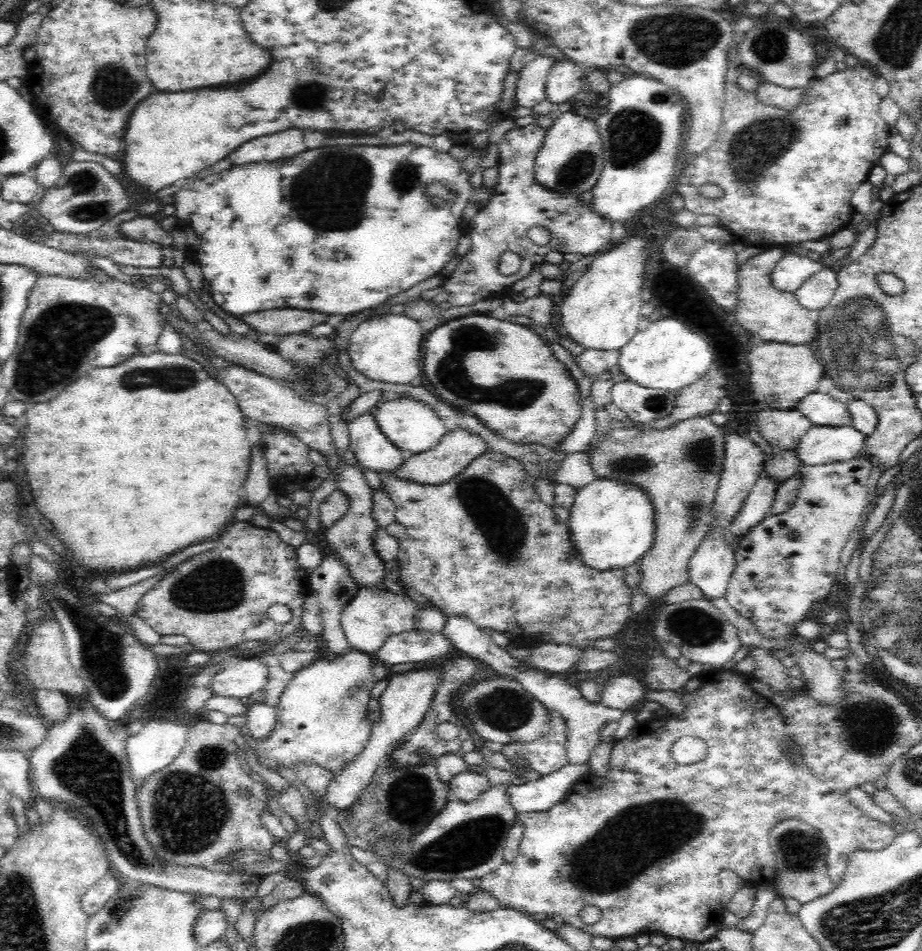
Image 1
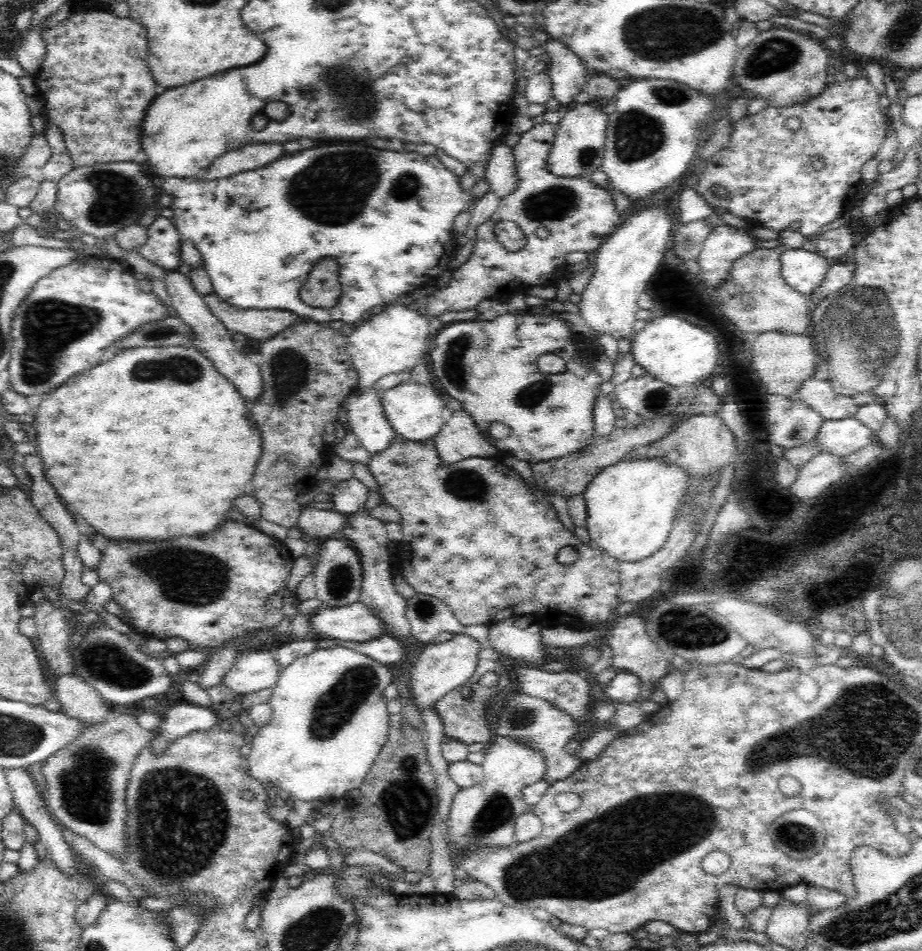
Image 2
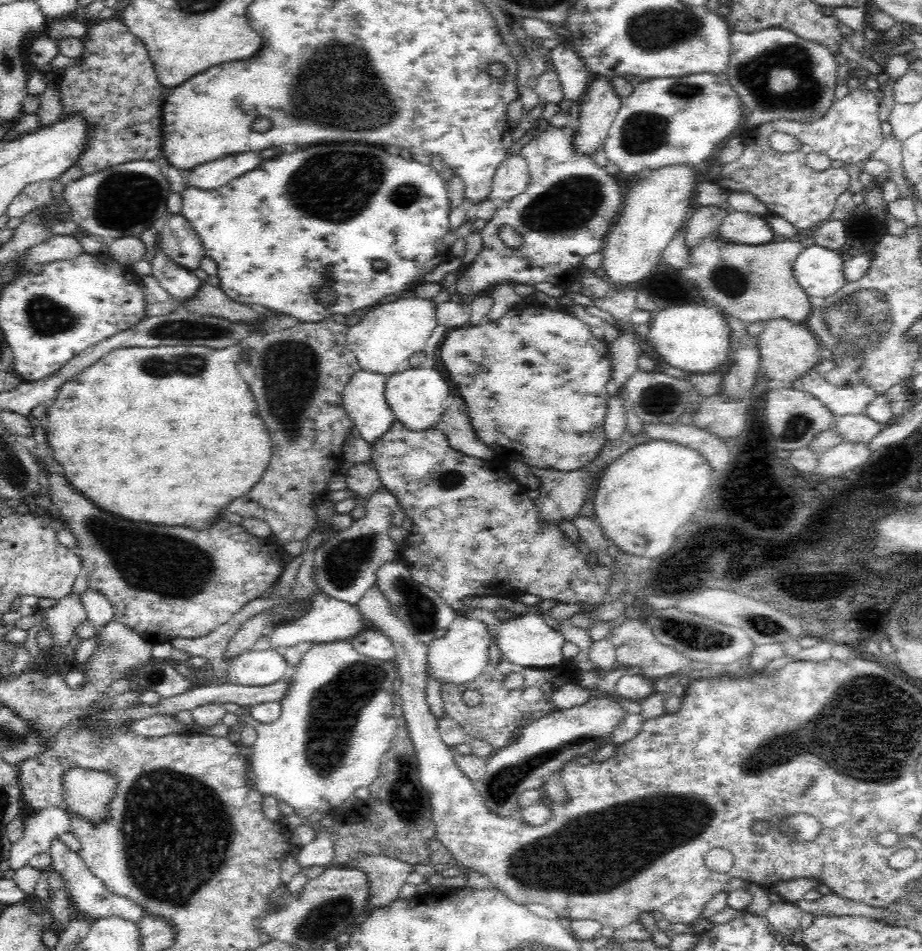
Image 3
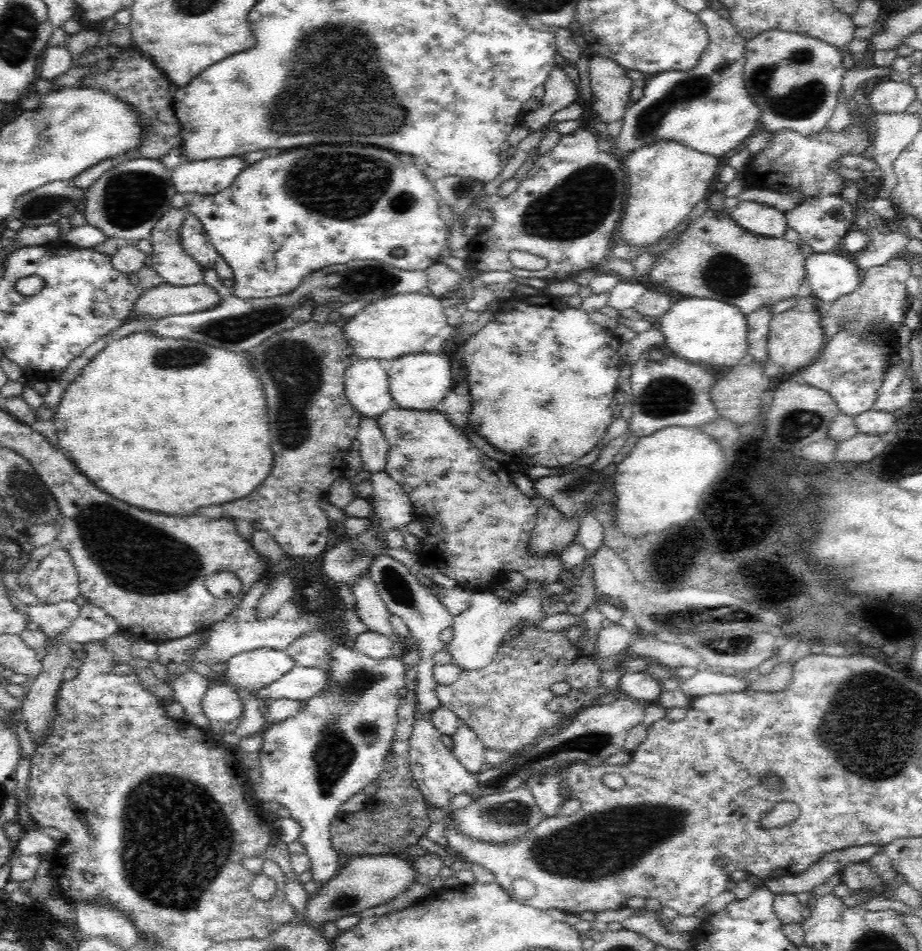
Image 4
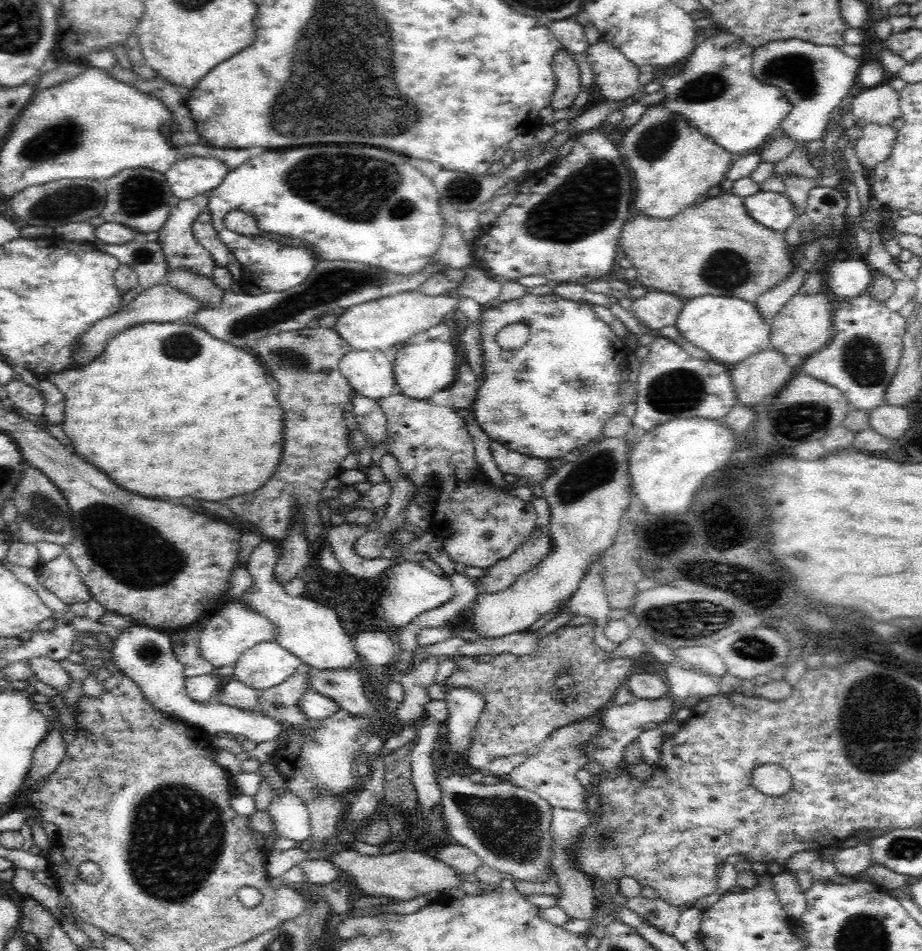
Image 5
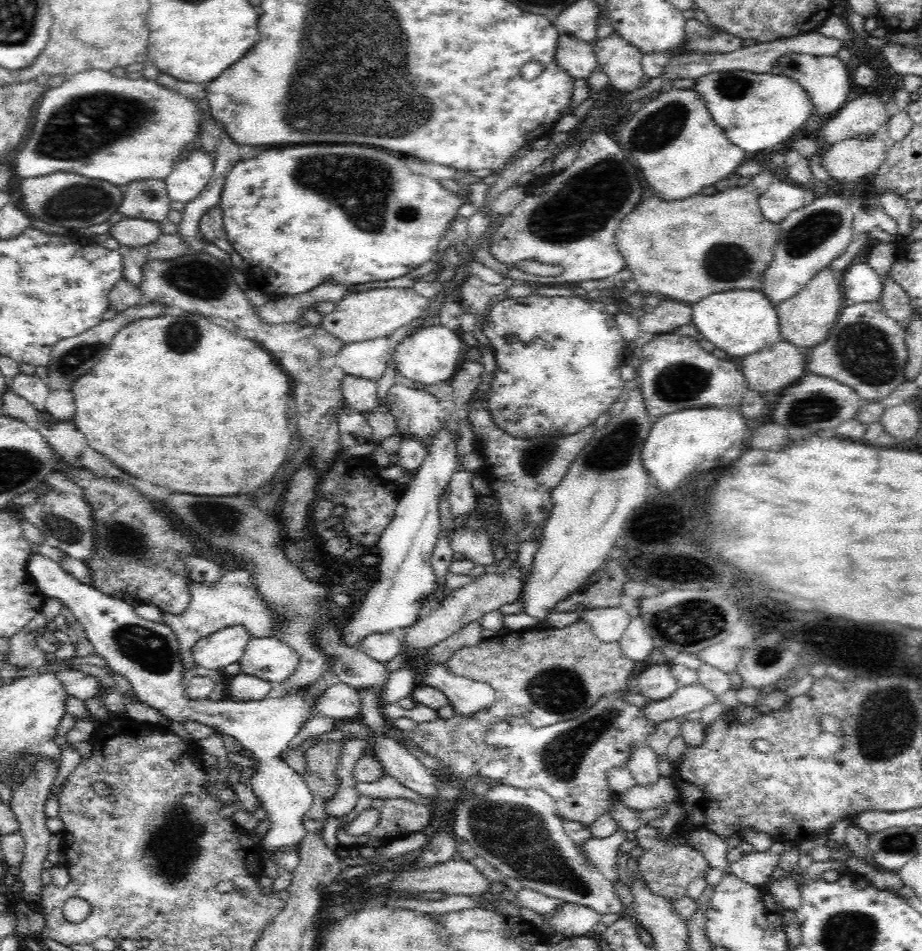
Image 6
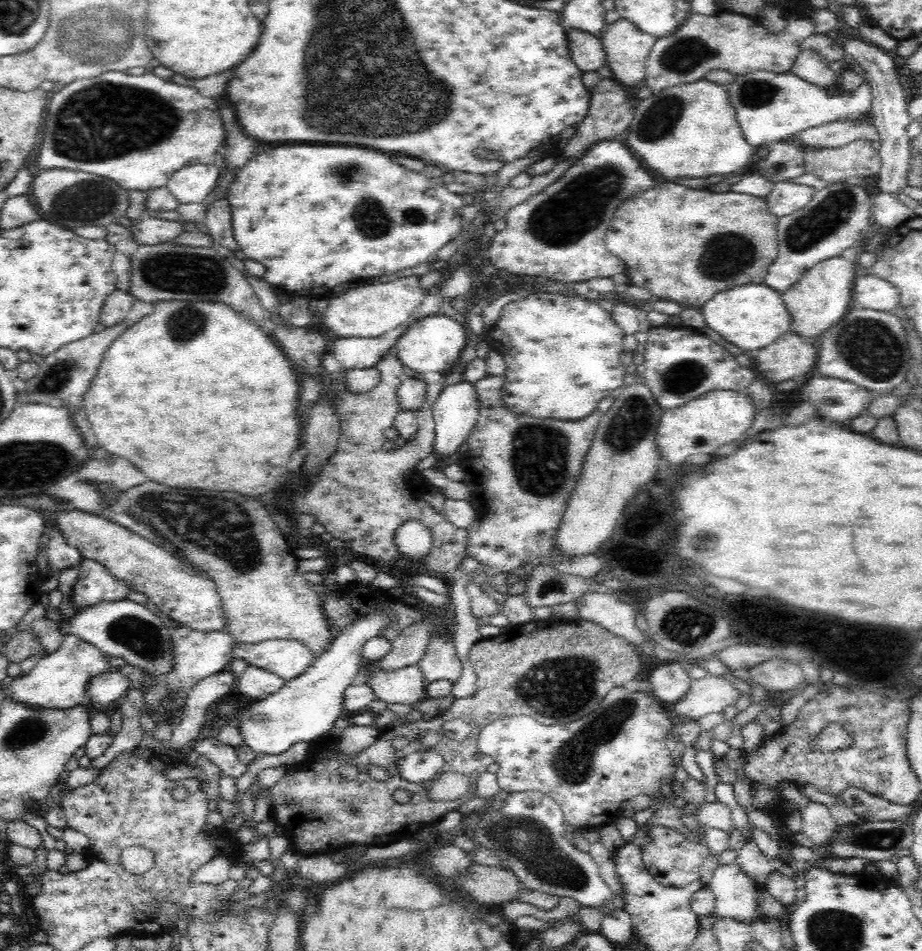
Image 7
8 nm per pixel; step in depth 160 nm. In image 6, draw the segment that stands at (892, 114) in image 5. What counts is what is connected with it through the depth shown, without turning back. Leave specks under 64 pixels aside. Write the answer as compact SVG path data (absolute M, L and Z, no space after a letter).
M880 94L862 95L847 102L837 113L828 117L816 130L816 136L828 144L856 138L859 134L872 134L888 122L892 106Z

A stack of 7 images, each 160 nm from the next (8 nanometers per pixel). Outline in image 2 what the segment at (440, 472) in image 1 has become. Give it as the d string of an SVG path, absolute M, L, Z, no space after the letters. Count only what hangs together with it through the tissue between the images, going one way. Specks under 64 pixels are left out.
M464 409L454 411L433 440L442 463L450 466L465 458L499 455L499 449L486 441L470 413Z

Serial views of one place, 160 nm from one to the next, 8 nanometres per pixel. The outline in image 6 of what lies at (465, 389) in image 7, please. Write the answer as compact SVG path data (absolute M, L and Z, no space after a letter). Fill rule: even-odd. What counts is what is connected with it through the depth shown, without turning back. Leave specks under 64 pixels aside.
M442 427L441 429L437 430L437 433L435 434L436 436L434 436L434 440L432 440L432 442L427 447L428 452L427 452L426 458L424 459L424 462L422 463L422 466L420 466L420 468L415 472L414 476L412 477L412 480L407 484L407 488L406 488L404 494L402 494L402 496L400 497L400 500L398 500L398 504L396 504L396 510L394 512L393 518L390 521L390 524L384 529L384 532L382 533L382 536L380 537L380 540L378 541L377 548L376 548L376 554L379 557L379 564L380 564L379 579L372 585L371 589L367 593L366 599L363 601L362 608L360 608L360 610L357 610L353 614L352 618L350 618L350 620L348 620L348 623L344 624L344 626L342 626L342 628L340 628L340 630L342 630L342 639L344 639L344 643L346 643L346 646L348 646L348 647L354 647L354 648L358 649L359 647L361 647L361 643L363 642L365 637L369 636L370 634L390 633L390 632L392 632L392 630L394 630L394 628L405 628L407 626L410 626L413 622L416 622L419 619L418 618L418 611L420 610L420 608L422 608L422 604L426 601L426 597L437 587L436 573L434 572L434 569L432 568L431 560L432 560L432 552L434 550L435 544L437 543L437 540L438 540L438 537L440 534L440 512L438 511L438 502L440 502L440 496L443 494L443 490L449 485L450 480L452 480L451 476L458 470L458 469L456 469L457 461L458 461L458 458L456 457L456 442L457 442L457 440L455 438L453 438L452 433L450 433L451 431L455 431L455 429L450 430L450 429L448 429L448 427ZM38 552L26 558L24 568L44 597L57 598L71 610L79 624L84 626L82 632L88 635L94 653L106 660L113 673L124 676L132 683L138 701L157 709L170 720L183 724L187 720L194 720L230 734L244 749L252 751L254 758L258 759L258 766L248 787L260 800L271 822L269 831L259 842L259 848L273 853L284 846L300 846L307 834L303 818L313 804L312 791L304 783L303 777L280 754L310 720L310 714L319 712L317 707L322 690L316 693L314 688L318 684L314 683L305 689L298 687L279 691L280 696L258 701L192 701L188 699L185 685L182 684L185 671L182 654L179 641L170 626L141 618L129 601L104 594L92 584L78 581L70 572L64 571L59 563Z

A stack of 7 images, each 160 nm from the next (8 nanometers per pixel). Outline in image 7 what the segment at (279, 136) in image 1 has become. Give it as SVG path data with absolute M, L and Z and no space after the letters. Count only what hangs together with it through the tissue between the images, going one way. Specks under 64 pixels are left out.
M193 162L178 170L167 181L167 188L182 204L204 202L217 188L220 176L219 169L212 162Z

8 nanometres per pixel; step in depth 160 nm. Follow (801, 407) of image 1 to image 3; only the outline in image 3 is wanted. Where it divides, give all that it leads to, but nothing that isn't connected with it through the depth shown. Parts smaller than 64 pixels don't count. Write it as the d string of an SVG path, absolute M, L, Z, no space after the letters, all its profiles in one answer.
M821 359L814 368L798 379L797 386L818 397L836 417L864 413L877 392L868 383L838 385L830 381L828 374L836 368L834 359Z

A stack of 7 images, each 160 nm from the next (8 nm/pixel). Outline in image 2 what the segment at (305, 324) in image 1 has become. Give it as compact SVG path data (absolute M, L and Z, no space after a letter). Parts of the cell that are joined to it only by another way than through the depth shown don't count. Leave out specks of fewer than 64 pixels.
M215 293L204 297L210 312L224 323L231 333L246 335L249 339L265 340L282 332L287 326L303 322L289 311L270 309L241 309L220 299Z

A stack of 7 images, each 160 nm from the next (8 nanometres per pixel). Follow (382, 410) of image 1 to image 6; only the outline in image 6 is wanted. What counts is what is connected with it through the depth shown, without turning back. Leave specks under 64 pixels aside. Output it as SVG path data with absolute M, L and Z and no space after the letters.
M434 324L423 326L405 336L396 347L393 360L402 376L422 384L435 385L436 382L447 382L456 374L459 365L468 356L468 350L459 331L450 327Z

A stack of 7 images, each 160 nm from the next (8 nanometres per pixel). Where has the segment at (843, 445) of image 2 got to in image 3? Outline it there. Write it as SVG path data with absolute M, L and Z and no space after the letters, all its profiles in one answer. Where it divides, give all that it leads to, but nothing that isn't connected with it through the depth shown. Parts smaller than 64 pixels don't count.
M865 413L848 414L836 417L833 426L844 437L844 442L870 443L876 436L882 433L885 426L874 421Z

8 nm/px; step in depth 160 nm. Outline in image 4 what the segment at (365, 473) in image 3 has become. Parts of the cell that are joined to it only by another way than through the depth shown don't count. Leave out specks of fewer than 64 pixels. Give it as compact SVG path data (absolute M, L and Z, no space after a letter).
M361 416L359 433L357 439L360 441L360 457L363 470L372 473L385 470L387 464L388 442L378 425L377 419Z

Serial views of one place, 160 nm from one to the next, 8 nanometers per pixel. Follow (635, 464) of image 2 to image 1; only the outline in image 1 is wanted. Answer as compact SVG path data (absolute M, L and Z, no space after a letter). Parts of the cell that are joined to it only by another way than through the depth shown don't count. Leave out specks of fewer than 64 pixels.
M596 478L577 490L570 508L570 539L576 558L596 570L615 569L637 564L652 548L656 536L656 509L640 485L618 479Z

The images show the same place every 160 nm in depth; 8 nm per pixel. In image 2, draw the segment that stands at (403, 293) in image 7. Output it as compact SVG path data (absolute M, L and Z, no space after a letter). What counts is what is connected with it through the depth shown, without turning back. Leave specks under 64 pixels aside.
M386 306L386 310L371 315L364 324L356 327L346 341L346 350L359 372L355 390L368 390L382 377L414 368L422 358L427 358L430 339L434 334L429 319L428 314L423 315L406 306Z

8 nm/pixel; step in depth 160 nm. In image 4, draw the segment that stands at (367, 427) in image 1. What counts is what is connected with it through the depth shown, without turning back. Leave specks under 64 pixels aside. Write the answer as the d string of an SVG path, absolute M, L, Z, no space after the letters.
M376 358L358 359L344 371L346 399L368 418L377 419L382 412L398 407L390 394L387 364Z

